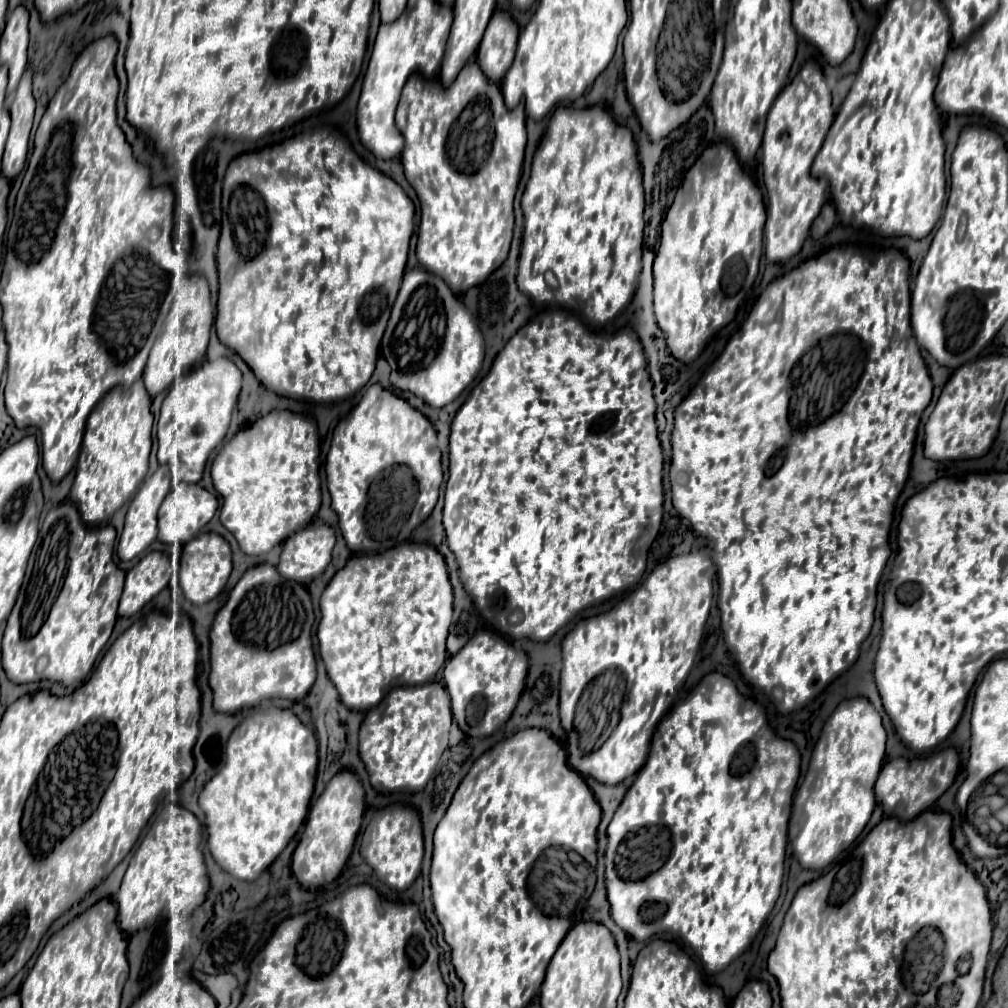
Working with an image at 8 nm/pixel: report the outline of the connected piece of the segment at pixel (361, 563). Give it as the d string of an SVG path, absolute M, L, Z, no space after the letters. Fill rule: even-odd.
M401 543L383 553L353 553L345 567L329 579L321 595L321 621L317 625L319 655L341 701L353 711L369 711L393 687L433 681L447 657L445 639L453 615L451 603L453 587L447 563L433 545Z

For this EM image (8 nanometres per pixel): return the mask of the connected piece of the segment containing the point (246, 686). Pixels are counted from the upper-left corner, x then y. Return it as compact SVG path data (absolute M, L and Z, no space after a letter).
M269 563L249 567L229 591L225 605L217 611L211 625L209 685L215 695L215 709L221 713L237 713L243 707L253 707L263 699L273 699L275 695L293 701L301 699L311 689L317 675L311 649L313 623L315 615L305 585L293 585L293 581L285 581L285 577L281 577L281 573Z

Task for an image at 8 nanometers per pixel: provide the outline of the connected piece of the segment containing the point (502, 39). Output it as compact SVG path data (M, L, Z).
M495 9L477 51L477 61L487 77L495 81L503 79L515 57L517 35L519 27L513 17L507 11Z

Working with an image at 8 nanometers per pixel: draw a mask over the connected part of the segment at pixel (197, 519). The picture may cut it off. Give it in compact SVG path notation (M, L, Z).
M185 481L173 483L171 491L165 495L165 501L161 503L161 509L159 509L159 525L157 525L159 541L163 541L167 545L183 545L183 543L191 541L211 521L217 505L219 505L217 497L211 491L207 491L205 487L201 487L199 483L197 485L189 485Z

